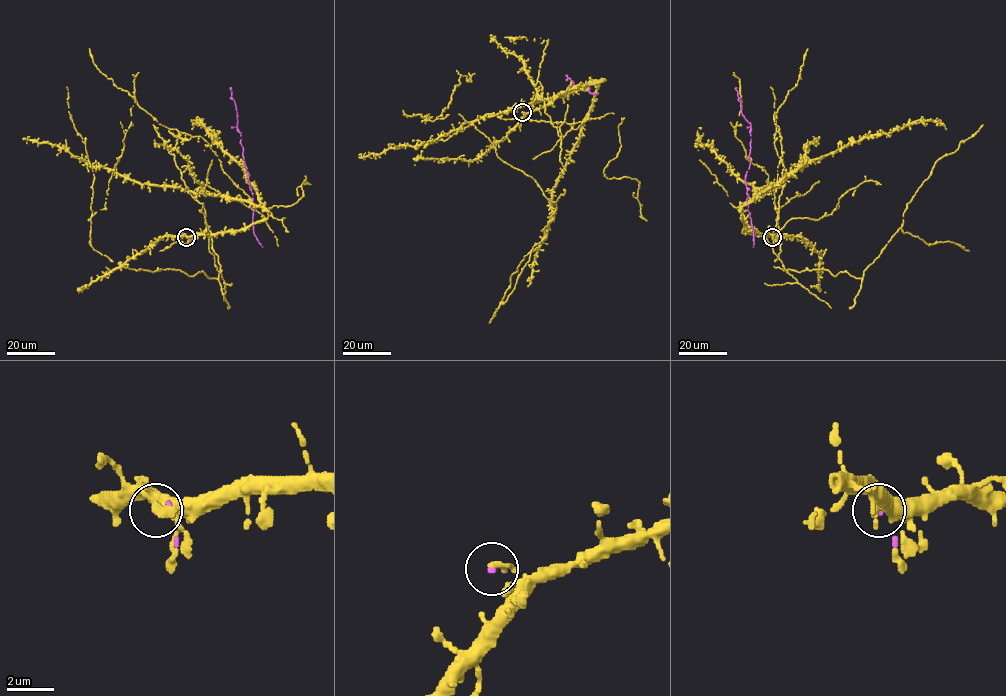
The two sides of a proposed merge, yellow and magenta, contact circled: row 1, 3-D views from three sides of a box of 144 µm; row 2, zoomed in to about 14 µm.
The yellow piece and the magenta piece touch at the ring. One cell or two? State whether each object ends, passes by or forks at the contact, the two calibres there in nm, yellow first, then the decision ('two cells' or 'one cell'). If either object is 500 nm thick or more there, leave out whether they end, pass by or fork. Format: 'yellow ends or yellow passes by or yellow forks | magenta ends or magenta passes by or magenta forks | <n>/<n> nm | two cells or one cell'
yellow ends | magenta ends | 320/190 nm | one cell

